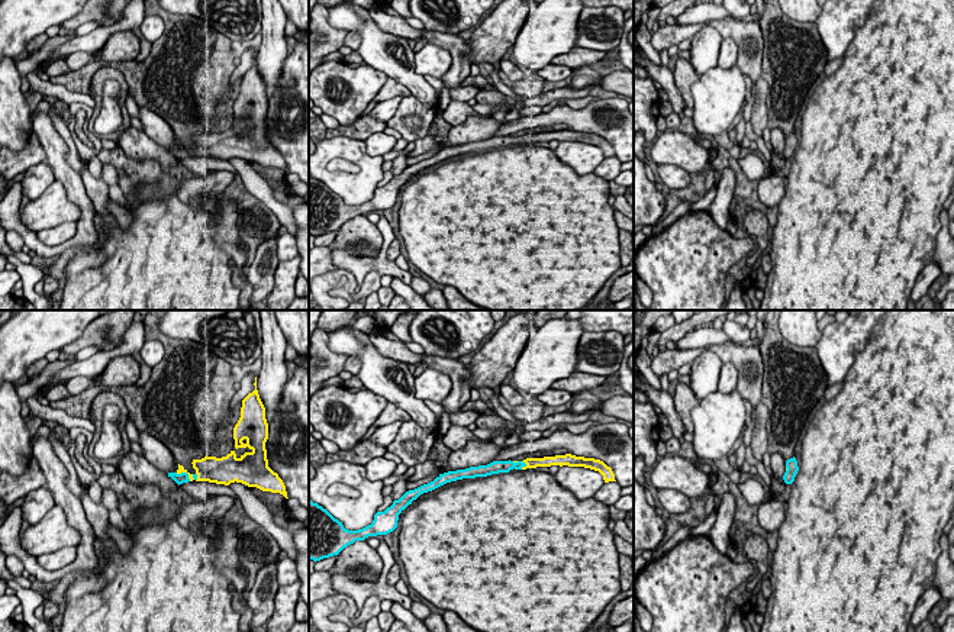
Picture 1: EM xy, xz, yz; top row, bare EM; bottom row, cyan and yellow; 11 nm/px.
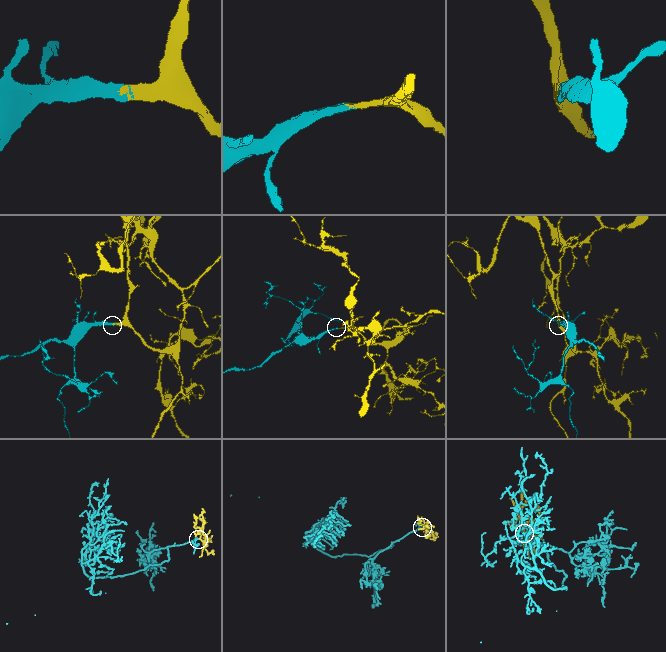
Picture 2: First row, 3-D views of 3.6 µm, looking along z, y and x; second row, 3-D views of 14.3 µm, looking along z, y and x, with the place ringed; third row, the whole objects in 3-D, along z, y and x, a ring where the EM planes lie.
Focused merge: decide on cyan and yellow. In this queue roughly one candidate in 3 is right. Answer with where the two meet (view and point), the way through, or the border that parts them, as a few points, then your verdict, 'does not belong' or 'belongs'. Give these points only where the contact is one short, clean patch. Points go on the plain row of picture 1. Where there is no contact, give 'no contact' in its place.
xz (525, 139) | across xz (503, 141), (525, 139), (547, 136) | belongs

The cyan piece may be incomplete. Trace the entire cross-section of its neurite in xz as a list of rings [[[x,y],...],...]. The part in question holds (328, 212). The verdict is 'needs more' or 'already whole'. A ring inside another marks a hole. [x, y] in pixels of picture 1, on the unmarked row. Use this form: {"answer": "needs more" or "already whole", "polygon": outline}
{"answer": "needs more", "polygon": [[[571,129],[544,133],[526,133],[523,136],[493,136],[487,141],[470,142],[465,145],[439,149],[434,157],[415,165],[406,167],[384,187],[377,187],[371,200],[358,206],[345,204],[342,197],[335,194],[326,184],[309,174],[309,235],[316,238],[323,233],[338,230],[344,223],[354,219],[355,216],[364,216],[368,212],[387,210],[393,207],[397,203],[399,190],[409,180],[412,180],[413,175],[416,175],[420,170],[432,167],[447,158],[463,154],[509,148],[513,144],[526,145],[551,141],[584,142],[599,146],[603,151],[605,158],[616,157],[612,144],[607,142],[603,136],[576,132]]]}

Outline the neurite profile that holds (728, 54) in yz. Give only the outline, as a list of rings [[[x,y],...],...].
[[[723,38],[718,58],[718,67],[728,70],[737,65],[738,48],[734,39]]]

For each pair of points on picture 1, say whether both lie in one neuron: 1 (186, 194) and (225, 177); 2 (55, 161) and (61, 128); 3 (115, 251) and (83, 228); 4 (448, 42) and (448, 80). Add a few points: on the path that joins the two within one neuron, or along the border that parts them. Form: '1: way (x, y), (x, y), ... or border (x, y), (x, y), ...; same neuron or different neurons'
1: way (196, 187), (215, 187); same neuron
2: border (48, 116), (67, 147), (65, 161), (73, 168); different neurons
3: border (100, 238), (96, 245), (90, 247); different neurons
4: way (457, 51), (457, 71); same neuron

